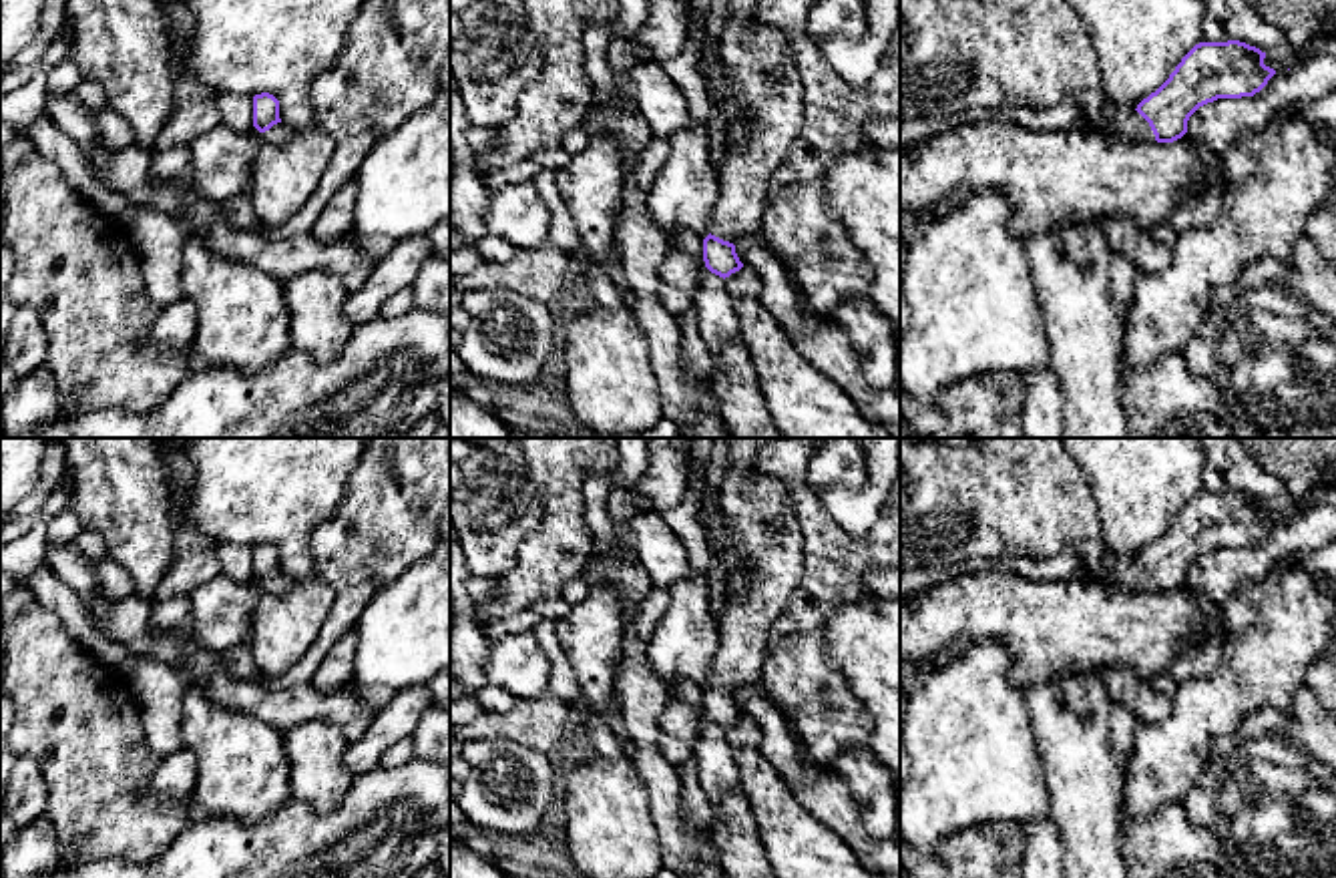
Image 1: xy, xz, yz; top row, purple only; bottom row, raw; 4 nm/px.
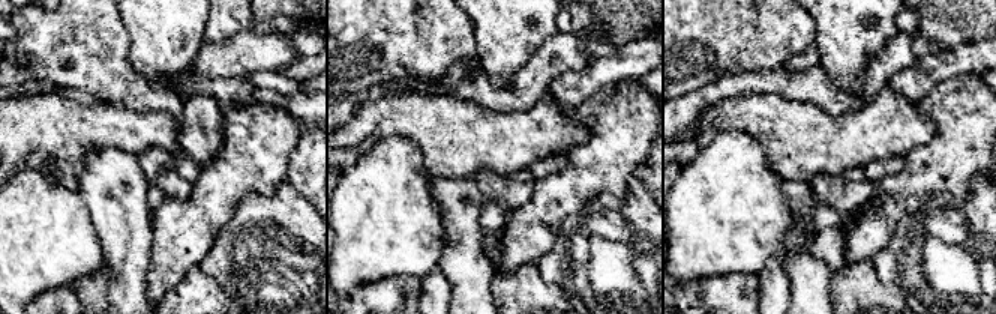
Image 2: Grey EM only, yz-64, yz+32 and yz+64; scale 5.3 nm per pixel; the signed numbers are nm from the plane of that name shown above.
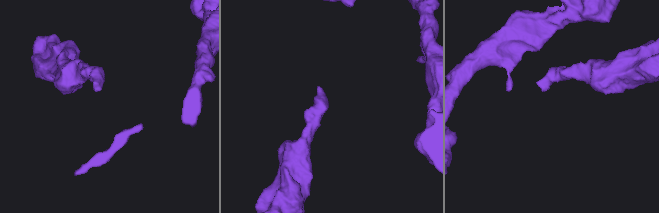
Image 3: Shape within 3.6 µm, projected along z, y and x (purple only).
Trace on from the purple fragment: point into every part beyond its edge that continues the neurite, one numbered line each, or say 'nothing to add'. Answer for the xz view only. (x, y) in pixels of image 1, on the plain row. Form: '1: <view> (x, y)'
1: xz (762, 521)

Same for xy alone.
1: xy (280, 583)

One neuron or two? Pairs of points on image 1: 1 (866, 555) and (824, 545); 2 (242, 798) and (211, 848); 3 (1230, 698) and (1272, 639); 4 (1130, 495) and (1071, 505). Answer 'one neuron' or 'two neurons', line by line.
1: one neuron
2: two neurons
3: one neuron
4: two neurons

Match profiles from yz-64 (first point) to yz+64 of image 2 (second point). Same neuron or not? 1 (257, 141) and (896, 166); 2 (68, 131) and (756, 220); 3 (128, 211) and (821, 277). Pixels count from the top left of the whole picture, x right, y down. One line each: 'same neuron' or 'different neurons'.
1: different neurons
2: different neurons
3: same neuron

